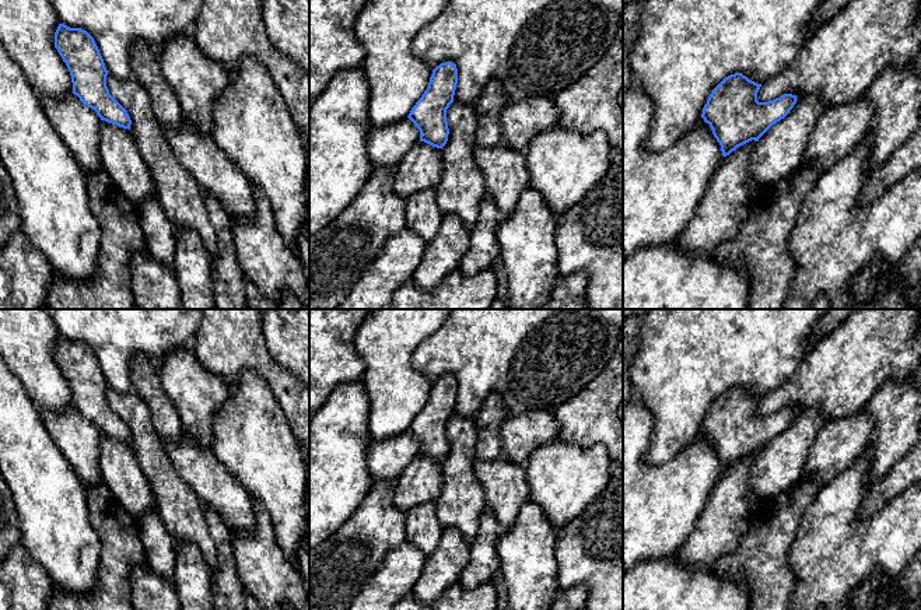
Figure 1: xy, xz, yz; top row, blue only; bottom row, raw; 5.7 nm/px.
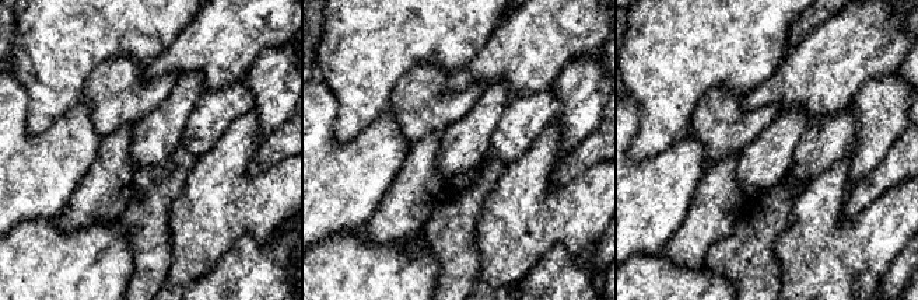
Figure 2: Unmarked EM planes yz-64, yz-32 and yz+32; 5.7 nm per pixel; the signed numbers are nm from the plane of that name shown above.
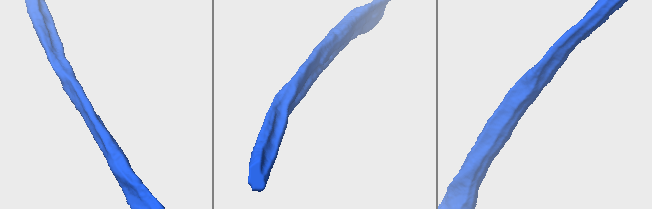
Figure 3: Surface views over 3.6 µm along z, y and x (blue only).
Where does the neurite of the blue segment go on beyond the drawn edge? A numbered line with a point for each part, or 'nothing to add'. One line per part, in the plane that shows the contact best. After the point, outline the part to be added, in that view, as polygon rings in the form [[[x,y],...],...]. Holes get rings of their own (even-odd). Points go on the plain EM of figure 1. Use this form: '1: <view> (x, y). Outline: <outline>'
nothing to add

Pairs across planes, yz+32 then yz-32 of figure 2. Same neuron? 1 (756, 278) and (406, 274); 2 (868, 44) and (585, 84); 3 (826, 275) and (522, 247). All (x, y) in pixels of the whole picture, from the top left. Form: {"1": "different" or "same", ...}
{"1": "different", "2": "different", "3": "same"}

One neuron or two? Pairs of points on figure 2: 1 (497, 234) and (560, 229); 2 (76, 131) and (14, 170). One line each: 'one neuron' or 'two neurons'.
1: one neuron
2: one neuron

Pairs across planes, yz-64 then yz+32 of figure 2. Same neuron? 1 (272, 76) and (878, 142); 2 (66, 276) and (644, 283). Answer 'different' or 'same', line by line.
1: same
2: same

